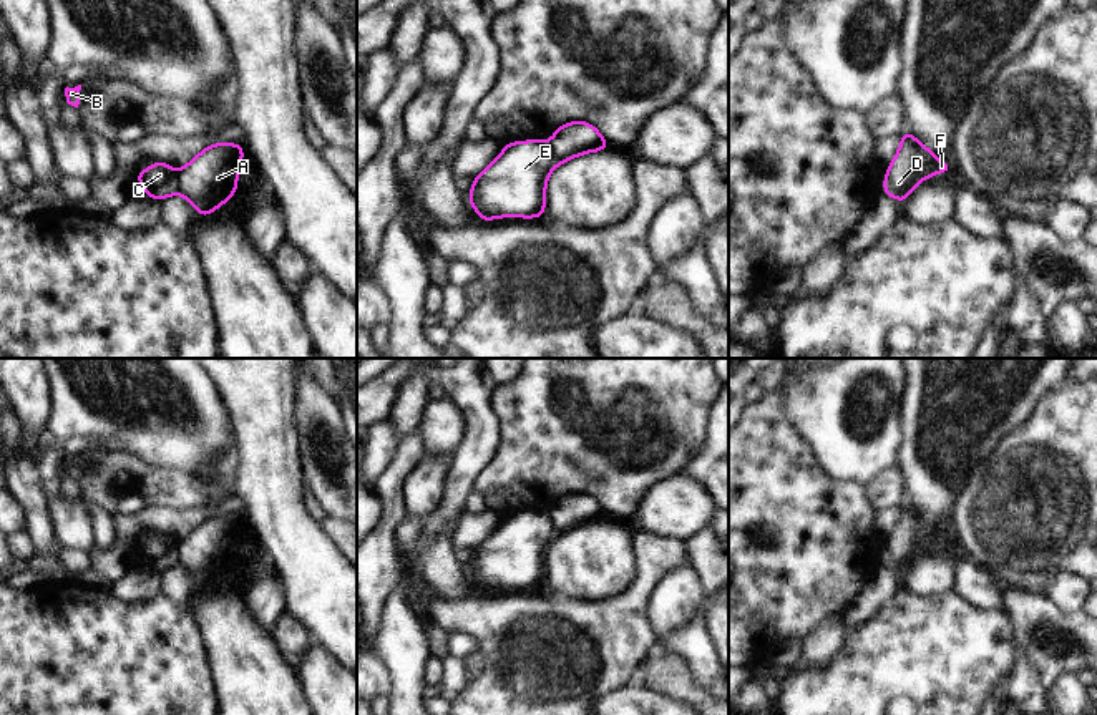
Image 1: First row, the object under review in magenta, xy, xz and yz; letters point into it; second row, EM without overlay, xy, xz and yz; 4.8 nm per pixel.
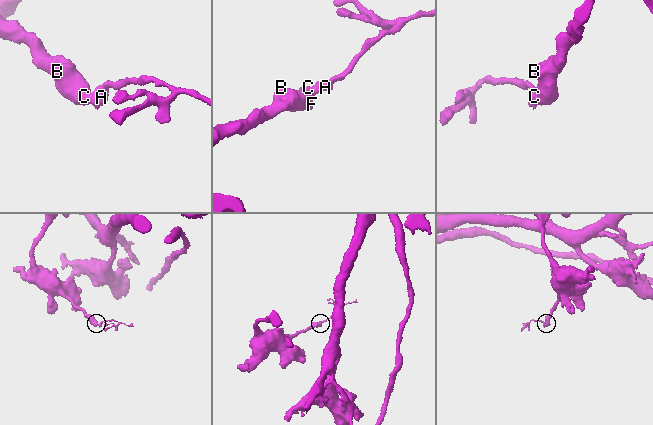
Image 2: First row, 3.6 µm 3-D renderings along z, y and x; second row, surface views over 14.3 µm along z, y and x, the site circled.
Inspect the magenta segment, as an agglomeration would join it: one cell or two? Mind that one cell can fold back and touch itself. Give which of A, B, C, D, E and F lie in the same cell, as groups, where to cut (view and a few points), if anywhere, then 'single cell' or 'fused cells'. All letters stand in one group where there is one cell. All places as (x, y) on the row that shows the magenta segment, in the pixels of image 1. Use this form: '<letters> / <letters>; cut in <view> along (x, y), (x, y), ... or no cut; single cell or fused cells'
A / B C D E F; cut in xz along (546, 143), (560, 163); fused cells

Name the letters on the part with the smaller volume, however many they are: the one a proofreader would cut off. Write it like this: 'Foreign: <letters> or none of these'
Foreign: A.

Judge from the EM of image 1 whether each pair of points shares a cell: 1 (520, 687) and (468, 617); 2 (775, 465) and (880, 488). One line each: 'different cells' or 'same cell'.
1: same cell
2: different cells

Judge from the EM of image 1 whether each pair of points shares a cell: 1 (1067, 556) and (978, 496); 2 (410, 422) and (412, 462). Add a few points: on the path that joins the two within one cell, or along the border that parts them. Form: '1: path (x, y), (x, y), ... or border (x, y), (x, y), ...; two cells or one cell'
1: path (1046, 535), (1026, 515), (999, 515); one cell
2: border (419, 428), (402, 445); two cells

